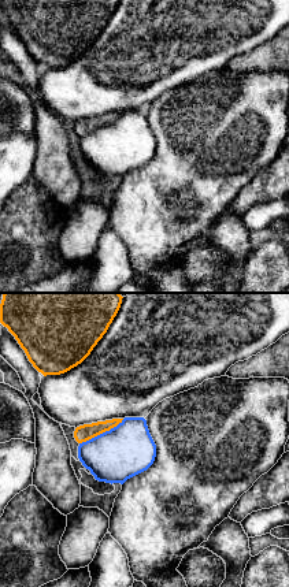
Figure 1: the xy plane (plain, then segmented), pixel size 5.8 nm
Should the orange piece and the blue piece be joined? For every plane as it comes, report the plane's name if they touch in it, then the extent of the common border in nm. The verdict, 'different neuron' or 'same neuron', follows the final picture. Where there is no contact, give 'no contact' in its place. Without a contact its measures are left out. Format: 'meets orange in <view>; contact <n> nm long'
meets orange in xy; contact 300 nm long

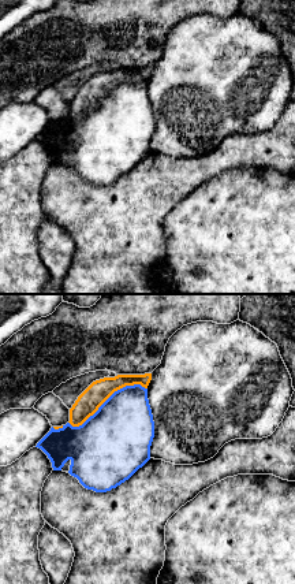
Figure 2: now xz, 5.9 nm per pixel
meets orange in xz; contact 500 nm long

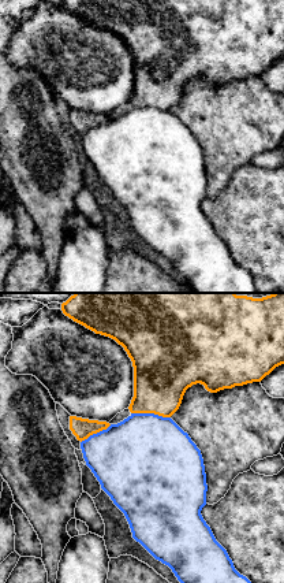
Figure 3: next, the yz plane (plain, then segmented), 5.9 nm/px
meets orange in yz; contact 240 nm long

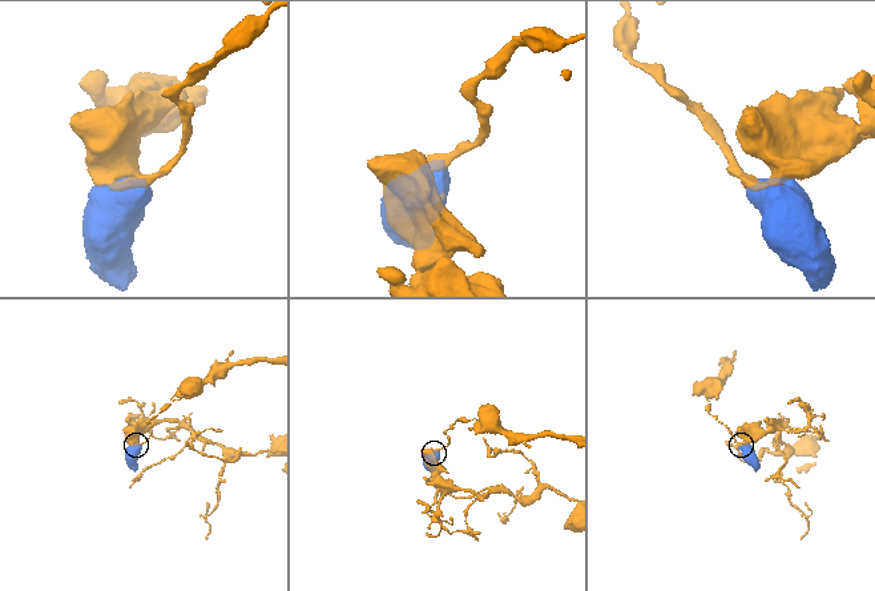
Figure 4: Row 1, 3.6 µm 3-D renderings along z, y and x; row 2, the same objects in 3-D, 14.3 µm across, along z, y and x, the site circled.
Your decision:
different neuron

